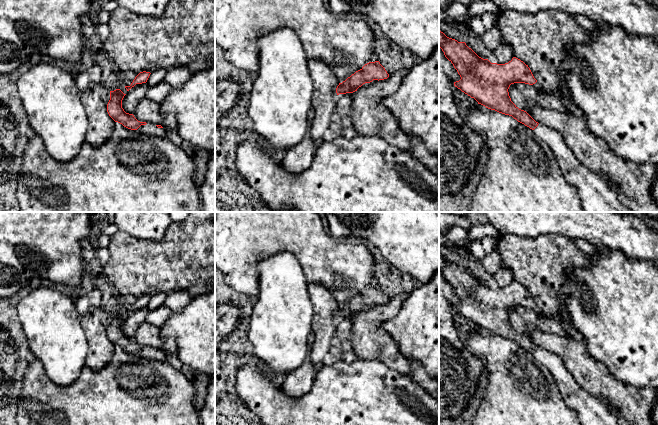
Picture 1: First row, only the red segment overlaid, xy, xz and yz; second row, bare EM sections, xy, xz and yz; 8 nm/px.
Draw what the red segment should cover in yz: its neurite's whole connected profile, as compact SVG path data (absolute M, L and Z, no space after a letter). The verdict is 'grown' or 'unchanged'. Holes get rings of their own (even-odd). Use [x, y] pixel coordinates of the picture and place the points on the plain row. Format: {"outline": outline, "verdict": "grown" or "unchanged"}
{"outline": "M440 254L439 271L461 301L459 305L454 306L454 310L471 322L474 322L478 328L512 340L518 346L532 353L551 372L558 384L563 400L571 409L578 413L581 425L620 425L617 410L611 407L604 398L595 396L583 388L566 368L560 356L539 348L526 335L519 333L511 325L508 316L511 308L525 307L533 309L537 306L528 289L516 281L513 281L511 285L505 288L491 287L488 283L479 281L465 266L458 266L455 263L449 262Z", "verdict": "grown"}

